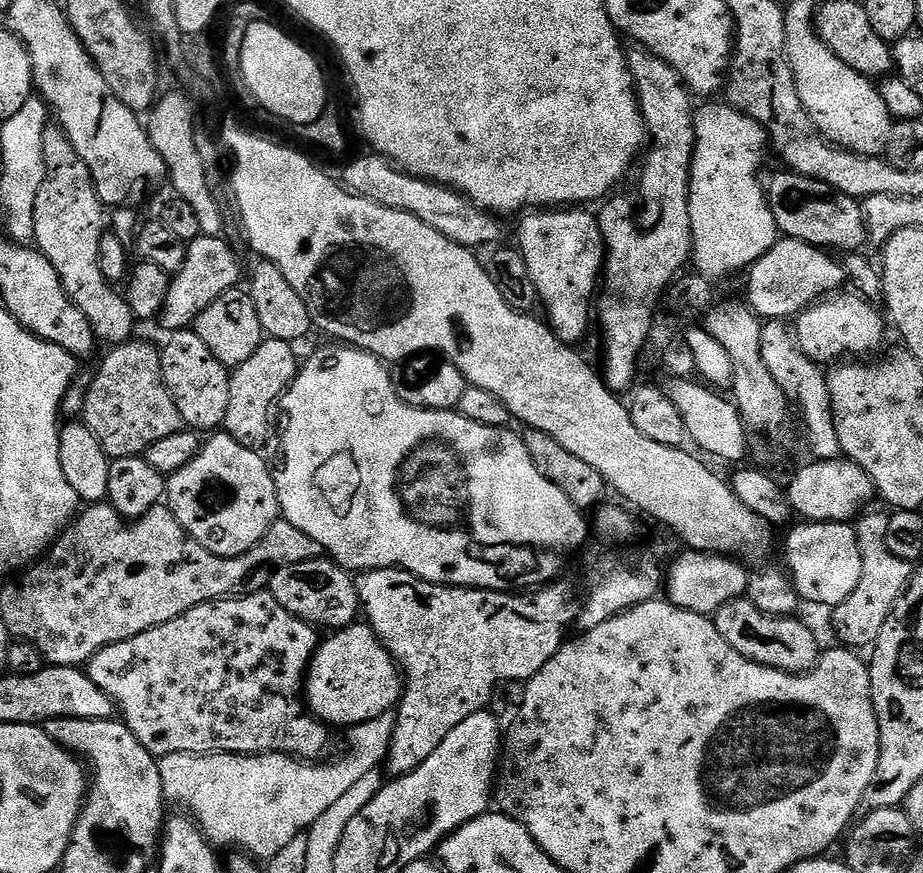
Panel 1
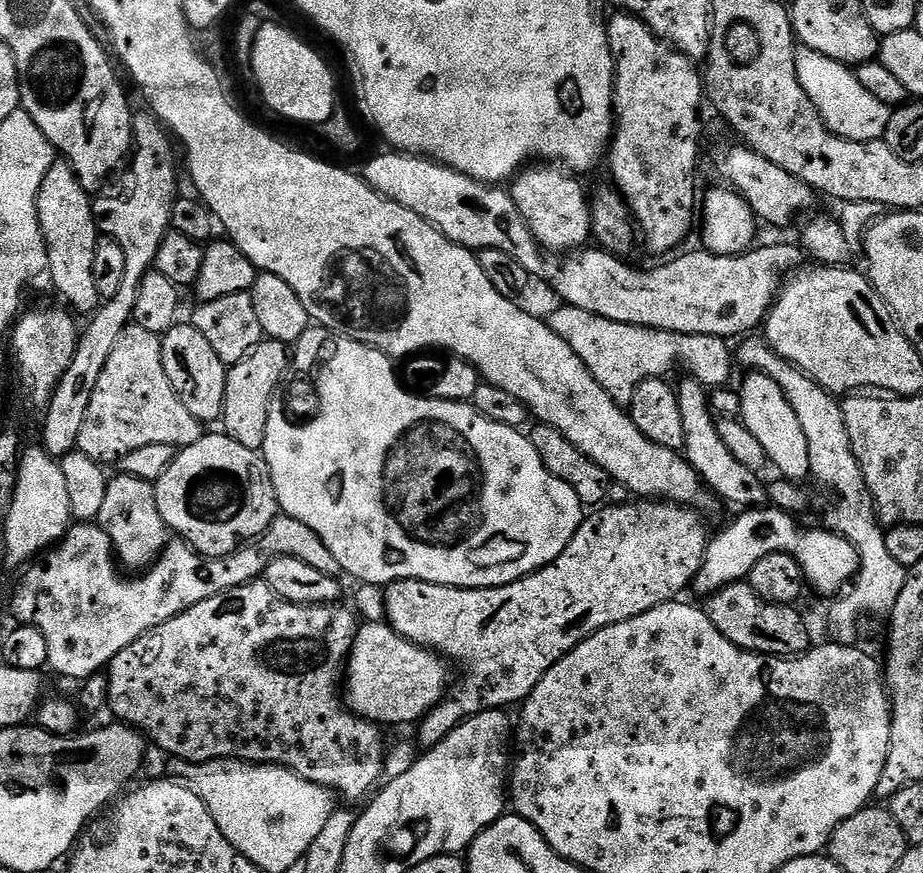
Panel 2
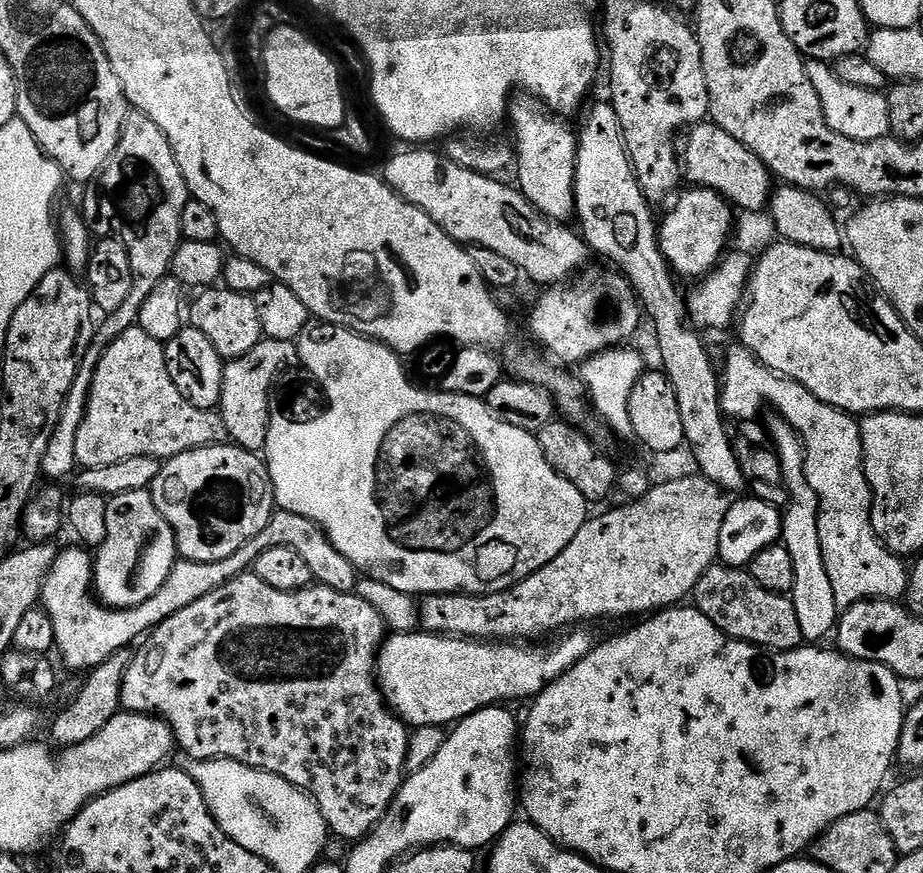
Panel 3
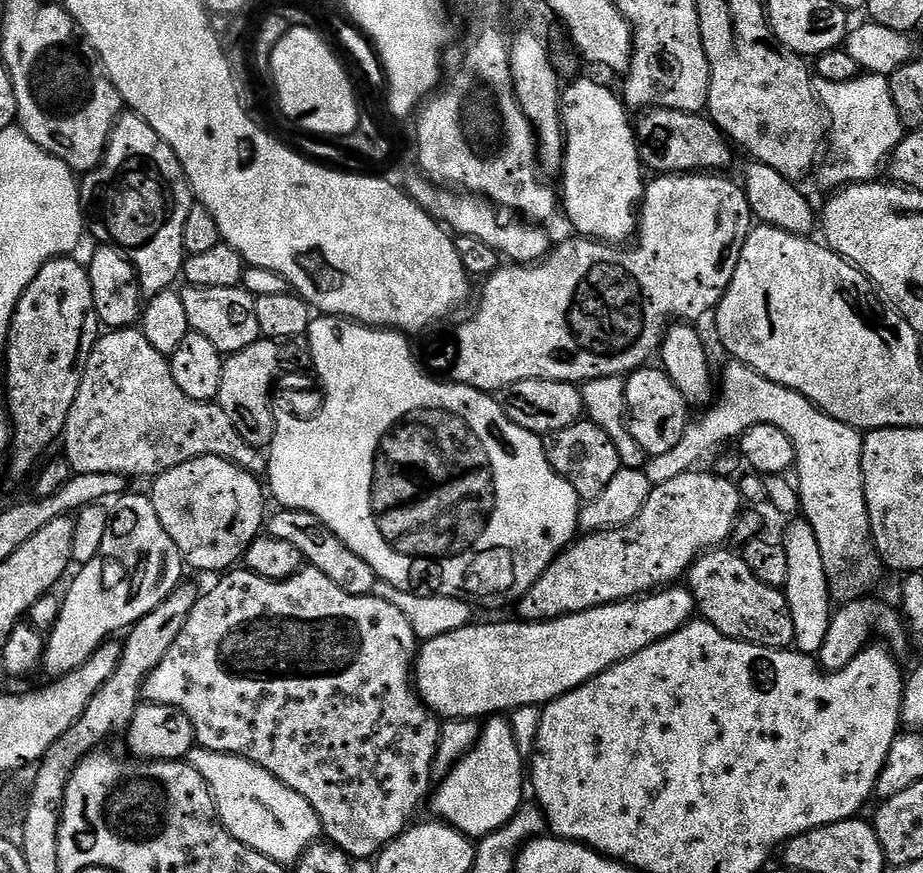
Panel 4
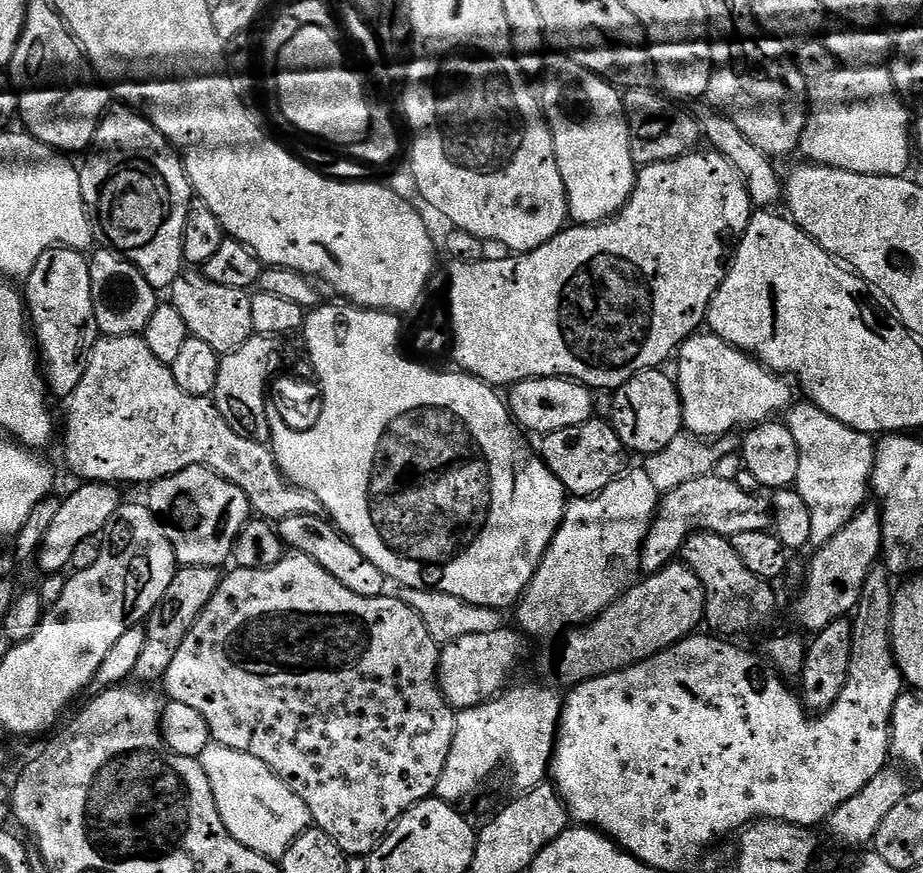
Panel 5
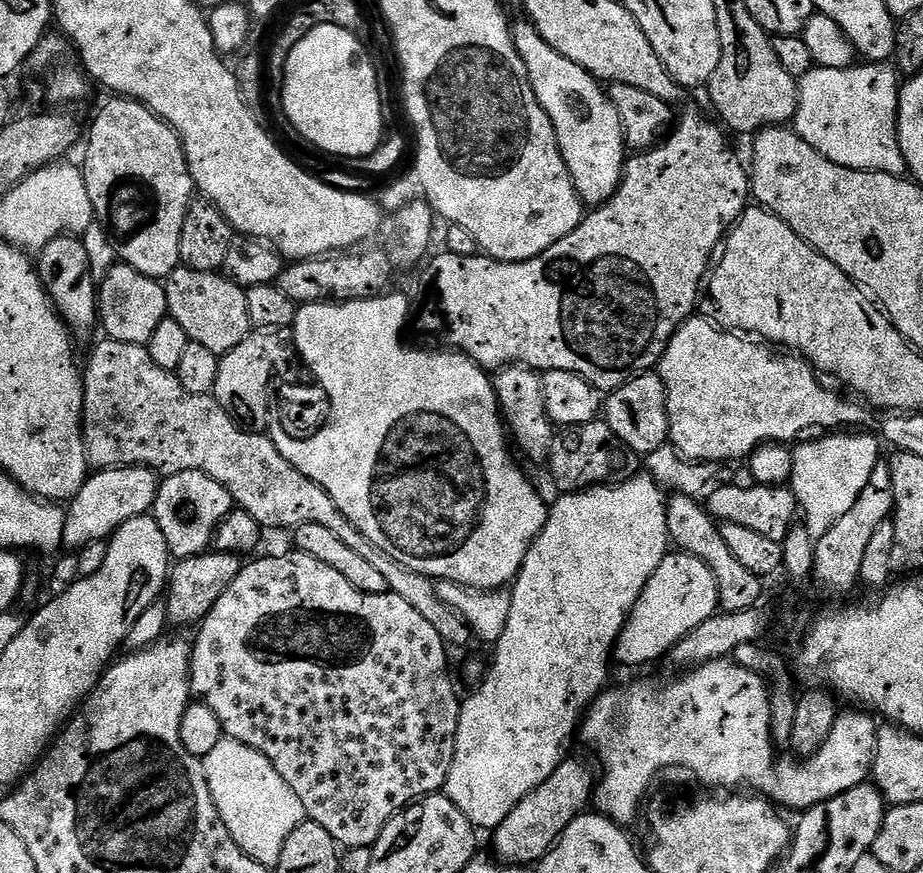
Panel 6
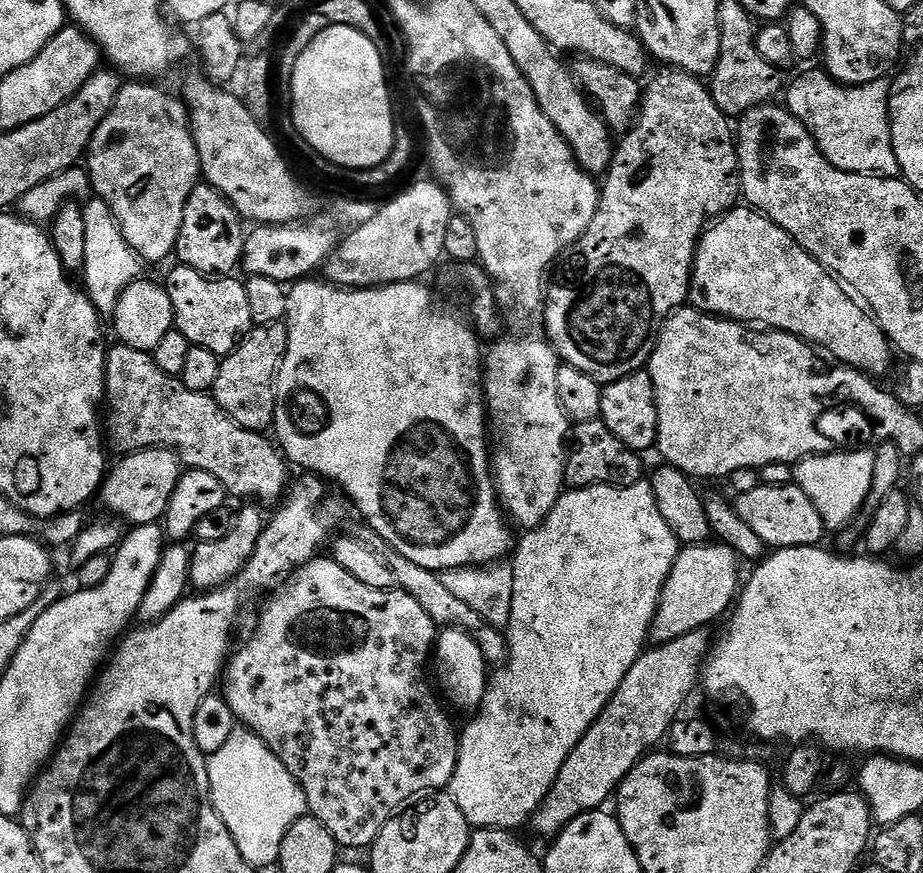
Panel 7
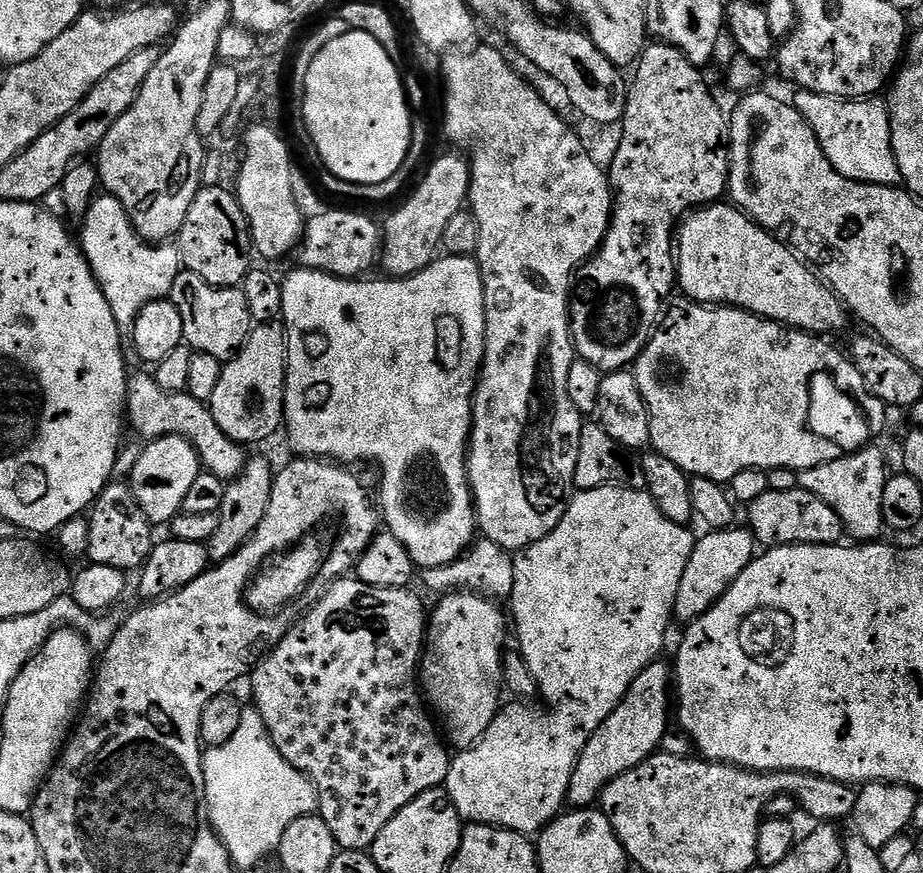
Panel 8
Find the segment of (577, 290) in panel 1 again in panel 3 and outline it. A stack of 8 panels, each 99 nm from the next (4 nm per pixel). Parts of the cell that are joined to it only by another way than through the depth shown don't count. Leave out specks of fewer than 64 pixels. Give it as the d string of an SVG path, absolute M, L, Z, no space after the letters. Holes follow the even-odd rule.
M513 95L507 119L516 131L514 143L515 183L520 193L548 220L568 222L576 215L576 142L571 123L544 107L541 101L527 95Z

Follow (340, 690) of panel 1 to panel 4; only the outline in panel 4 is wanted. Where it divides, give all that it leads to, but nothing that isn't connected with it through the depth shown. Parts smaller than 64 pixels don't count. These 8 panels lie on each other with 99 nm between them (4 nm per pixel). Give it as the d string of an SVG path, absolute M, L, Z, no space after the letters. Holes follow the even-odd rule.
M665 586L655 592L649 592L630 600L619 600L616 604L603 604L597 608L575 612L569 616L559 616L553 620L525 620L523 618L515 618L516 620L504 620L501 624L479 624L479 622L473 622L467 628L454 630L450 634L442 634L433 640L425 640L419 645L418 655L414 665L414 687L420 699L423 700L424 705L431 712L436 713L437 717L443 718L444 720L476 720L477 718L481 718L480 716L484 716L483 718L491 718L497 714L511 714L517 708L543 706L549 704L552 700L557 700L560 696L565 696L570 690L582 686L588 680L593 680L598 674L602 674L610 666L614 666L618 662L622 662L626 658L638 654L638 650L644 650L646 646L652 646L654 642L676 632L683 624L689 623L697 615L697 612L696 599L694 599L691 591L687 587Z

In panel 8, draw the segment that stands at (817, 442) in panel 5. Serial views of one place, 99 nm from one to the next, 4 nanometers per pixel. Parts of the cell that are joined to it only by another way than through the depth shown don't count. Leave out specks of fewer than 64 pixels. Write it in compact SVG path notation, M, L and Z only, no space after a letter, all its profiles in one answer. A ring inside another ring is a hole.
M867 446L859 452L842 454L834 462L807 468L799 473L799 487L822 498L838 518L842 518L845 533L856 542L872 542L886 525L882 518L882 490L888 481L889 469L884 469L884 456L875 446Z

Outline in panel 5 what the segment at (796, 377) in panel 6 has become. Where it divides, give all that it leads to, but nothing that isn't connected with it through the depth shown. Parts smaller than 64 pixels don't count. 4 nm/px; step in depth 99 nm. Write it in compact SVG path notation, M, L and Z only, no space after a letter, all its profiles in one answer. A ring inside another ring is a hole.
M711 334L689 336L680 345L675 364L674 379L680 392L684 428L697 438L724 438L732 434L728 432L734 431L735 428L744 430L749 426L771 421L771 416L778 415L780 411L781 415L794 400L793 385L785 377L771 372L756 357L749 356L741 348L730 346L722 338Z

